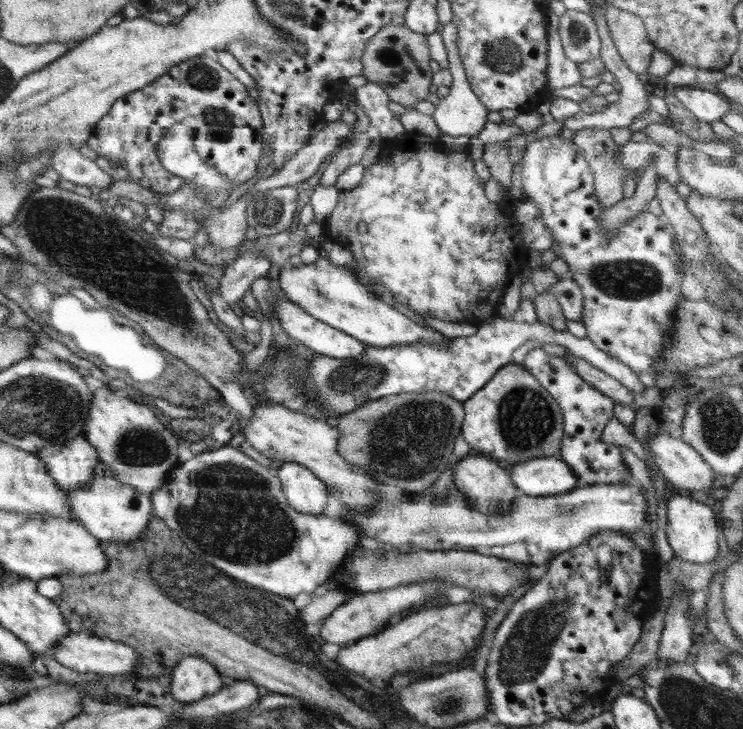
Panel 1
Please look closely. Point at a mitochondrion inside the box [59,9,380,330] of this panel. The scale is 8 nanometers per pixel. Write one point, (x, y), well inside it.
(216, 120)

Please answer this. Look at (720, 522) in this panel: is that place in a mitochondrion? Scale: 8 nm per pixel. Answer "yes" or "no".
no

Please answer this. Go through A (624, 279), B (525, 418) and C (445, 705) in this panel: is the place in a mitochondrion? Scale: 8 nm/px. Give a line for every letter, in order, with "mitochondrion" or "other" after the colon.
A: mitochondrion
B: mitochondrion
C: mitochondrion

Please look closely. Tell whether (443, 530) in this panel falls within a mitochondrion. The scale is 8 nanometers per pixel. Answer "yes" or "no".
no

